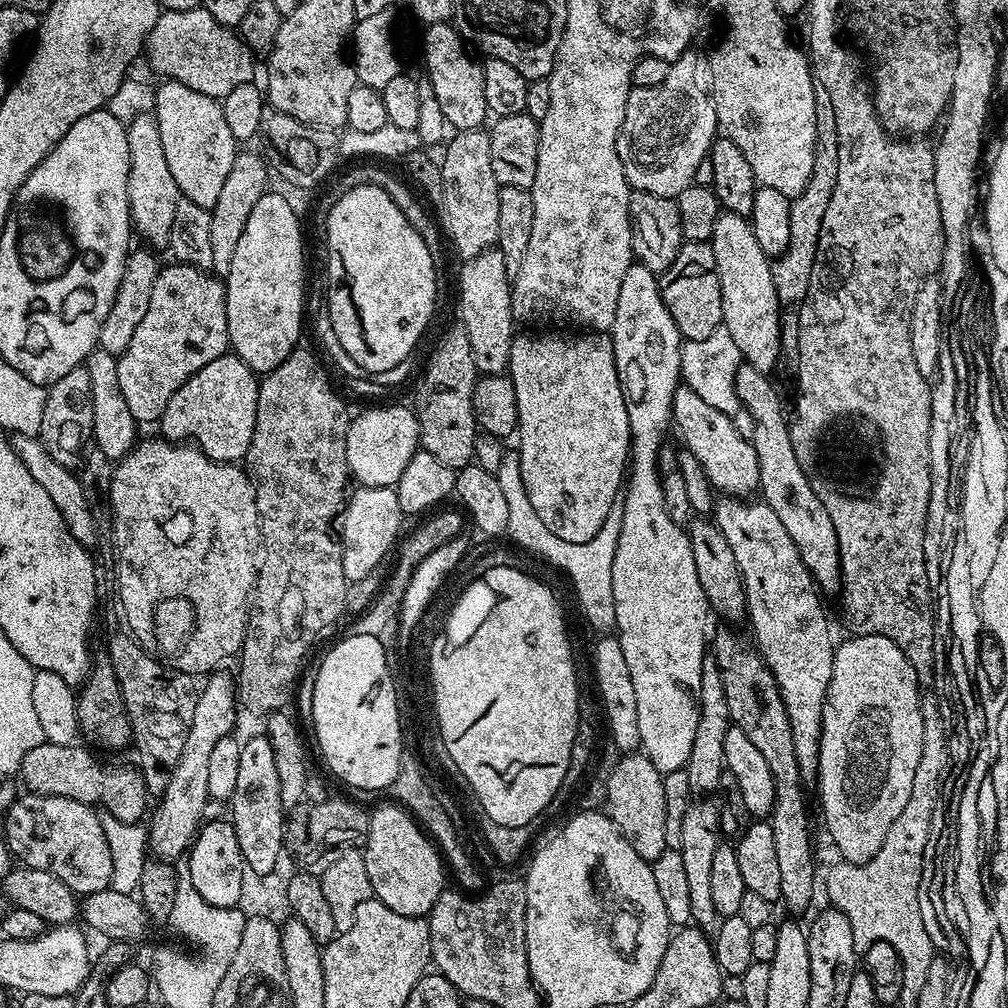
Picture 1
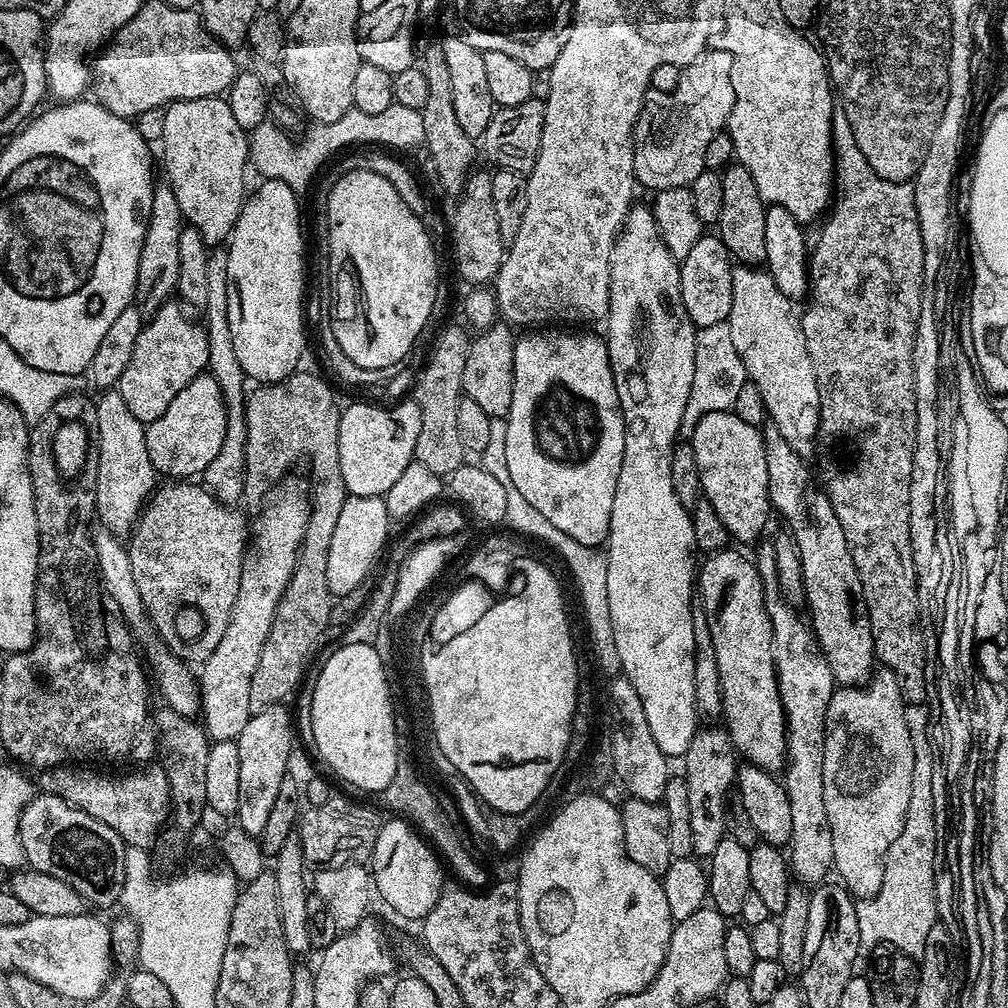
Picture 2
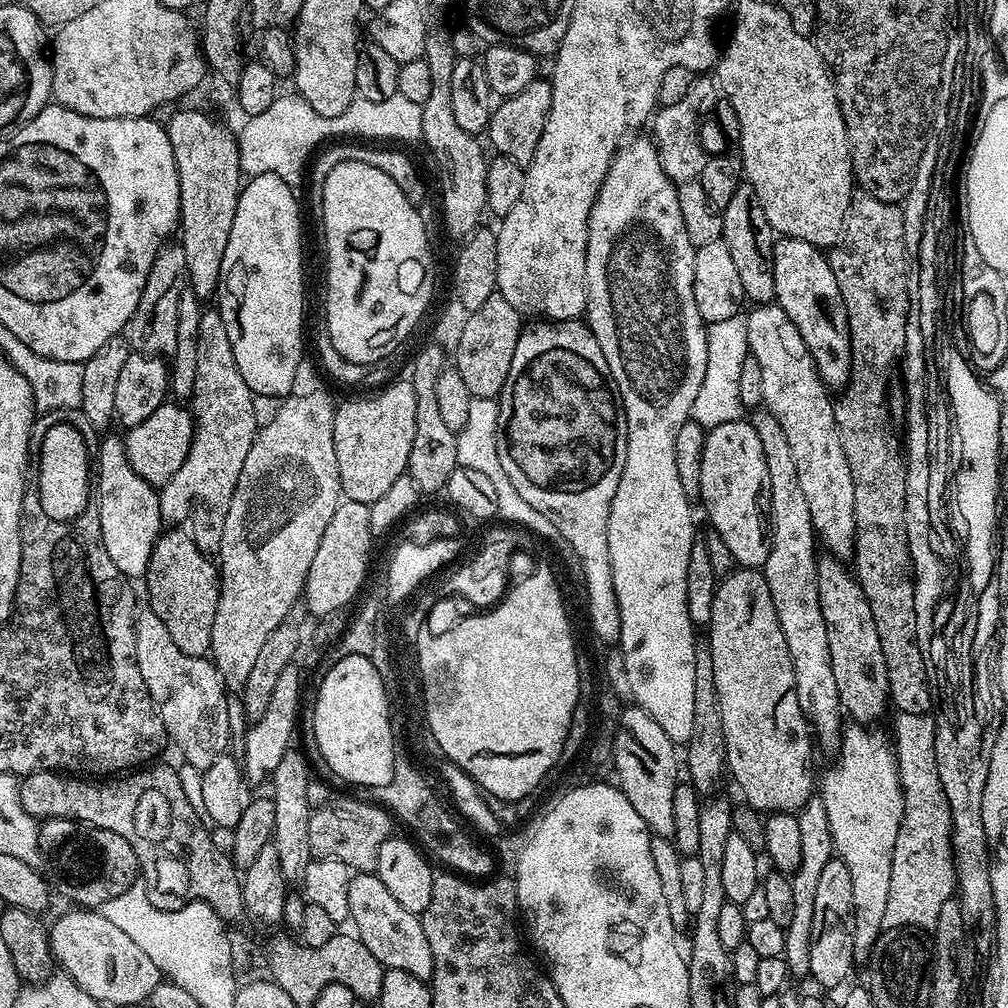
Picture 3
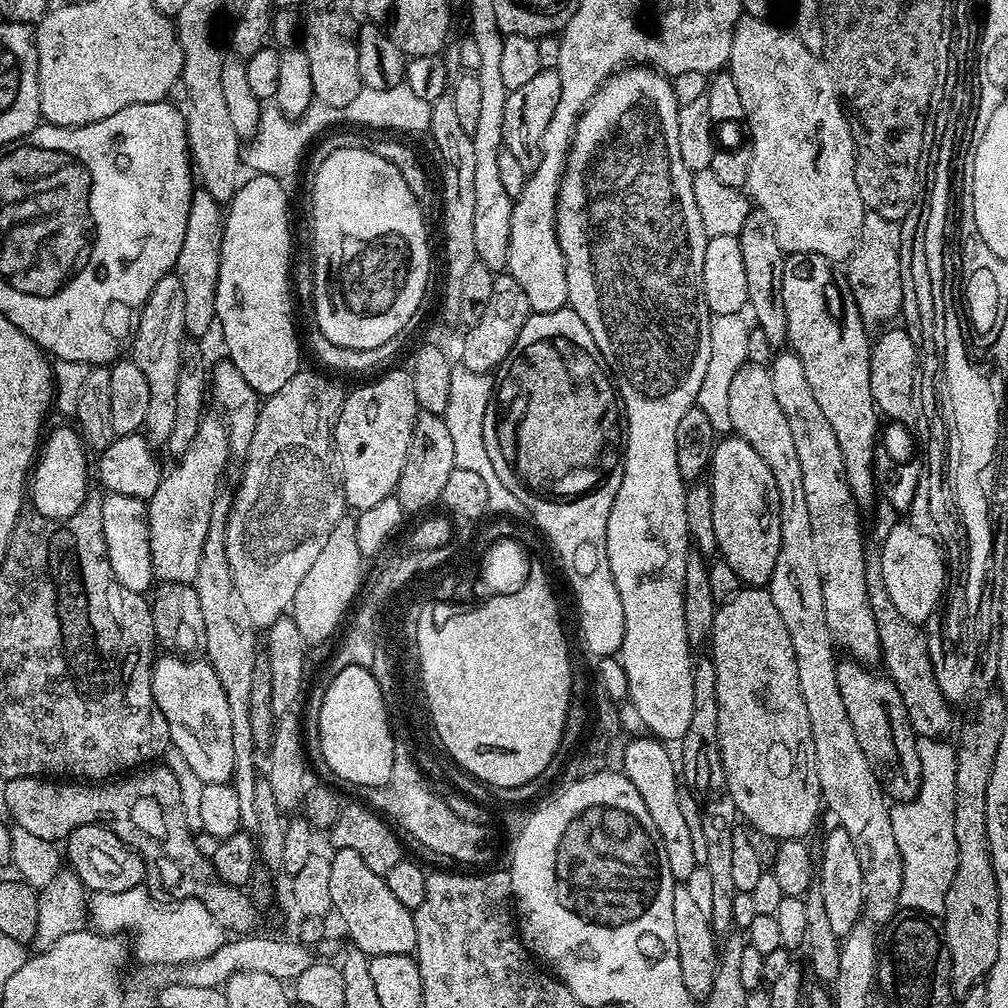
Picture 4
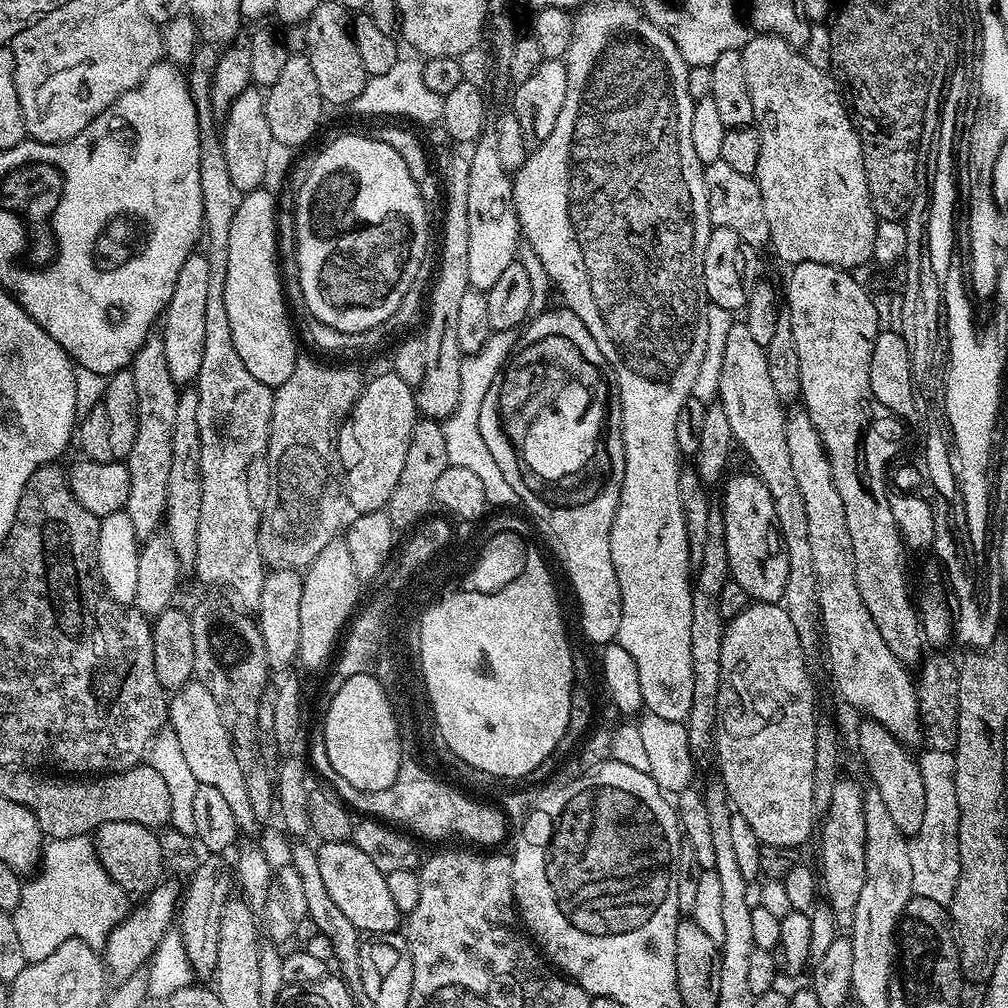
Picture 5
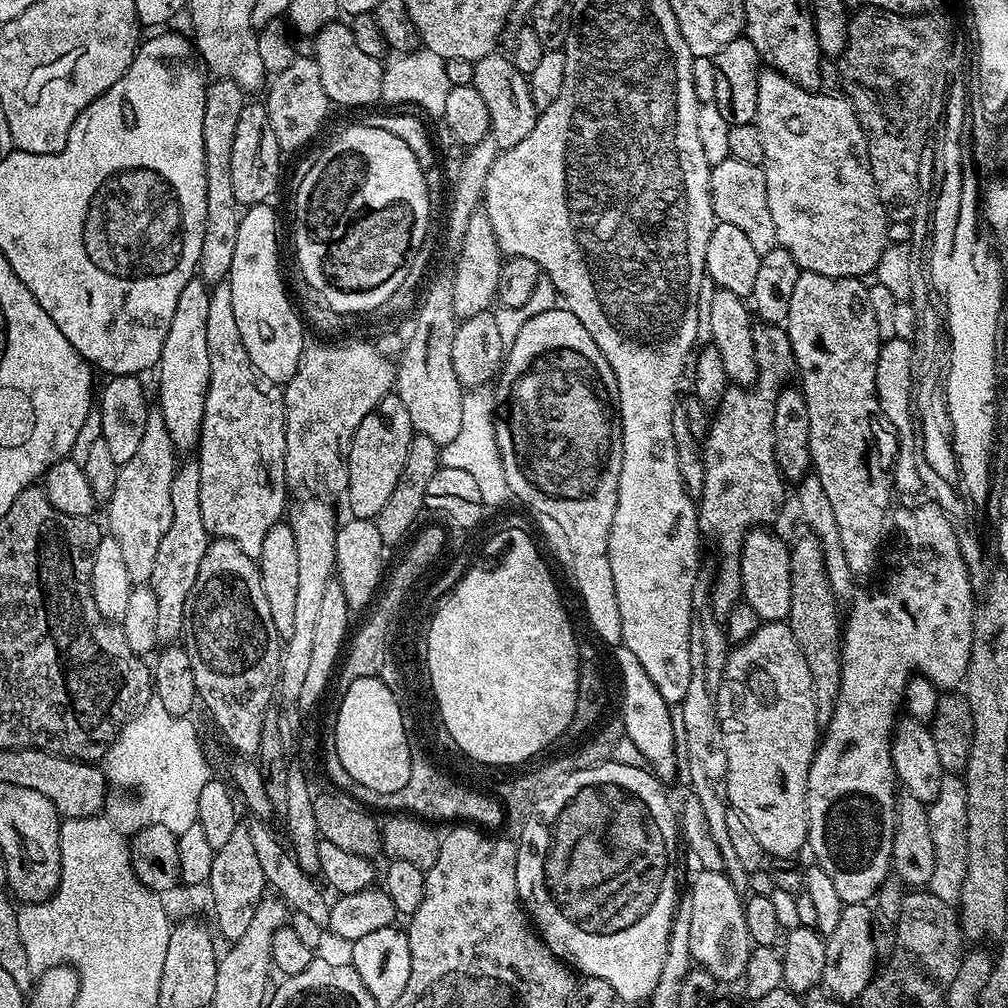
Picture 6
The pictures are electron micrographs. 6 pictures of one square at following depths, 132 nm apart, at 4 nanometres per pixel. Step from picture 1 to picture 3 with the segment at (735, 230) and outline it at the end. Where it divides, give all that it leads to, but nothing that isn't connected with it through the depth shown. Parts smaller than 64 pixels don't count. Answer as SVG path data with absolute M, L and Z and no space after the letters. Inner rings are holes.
M775 302L770 304L758 304L751 310L753 312L750 314L747 313L746 316L746 338L748 339L749 353L758 360L758 364L762 370L763 407L774 418L778 418L778 426L782 426L782 430L786 430L786 442L790 442L790 454L794 454L794 462L798 466L798 482L802 485L802 494L806 494L806 506L810 506L812 526L816 529L816 535L819 543L822 545L823 551L829 556L835 556L838 560L843 560L845 562L851 561L856 551L856 527L854 526L854 478L850 478L850 462L846 458L846 450L842 450L842 438L836 429L833 397L828 397L828 395L830 395L829 389L822 381L820 381L820 376L816 372L816 364L812 360L810 350L806 346L806 342L802 342L802 334L798 334L798 326L794 326L794 322L790 322L786 310L782 310L780 305Z

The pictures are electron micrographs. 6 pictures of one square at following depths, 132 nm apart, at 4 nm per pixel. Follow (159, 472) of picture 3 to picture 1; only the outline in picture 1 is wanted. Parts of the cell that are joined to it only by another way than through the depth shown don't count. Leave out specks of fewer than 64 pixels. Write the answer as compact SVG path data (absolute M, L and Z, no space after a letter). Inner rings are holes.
M225 354L206 362L198 374L189 378L166 402L166 410L158 421L159 435L173 442L191 442L211 460L222 464L240 462L247 457L254 438L254 418L258 406L260 380L242 358Z

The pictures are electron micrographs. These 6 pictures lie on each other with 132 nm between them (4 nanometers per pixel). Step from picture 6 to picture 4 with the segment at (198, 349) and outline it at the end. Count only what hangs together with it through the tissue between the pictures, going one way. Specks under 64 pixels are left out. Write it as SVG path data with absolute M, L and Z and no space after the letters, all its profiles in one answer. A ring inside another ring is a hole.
M197 187L192 193L190 218L186 218L186 238L182 238L182 251L178 254L174 274L182 282L186 297L185 333L189 337L204 336L213 331L216 324L216 291L218 270L222 258L222 234L224 233L225 209L207 190Z

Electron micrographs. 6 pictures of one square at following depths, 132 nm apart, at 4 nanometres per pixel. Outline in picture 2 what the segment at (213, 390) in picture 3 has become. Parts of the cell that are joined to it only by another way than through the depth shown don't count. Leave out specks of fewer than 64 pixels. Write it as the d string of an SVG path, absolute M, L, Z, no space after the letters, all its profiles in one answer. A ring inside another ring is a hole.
M216 246L209 251L206 270L208 272L208 296L206 310L202 314L202 323L208 335L208 367L207 375L218 382L224 395L224 404L228 408L228 425L226 438L222 442L222 450L214 462L202 474L202 480L213 496L222 504L235 505L236 499L244 496L244 443L246 442L246 418L244 402L246 399L246 377L242 366L238 366L238 357L234 354L234 342L230 342L230 318L228 317L228 279L226 278L226 262L228 250L224 246Z

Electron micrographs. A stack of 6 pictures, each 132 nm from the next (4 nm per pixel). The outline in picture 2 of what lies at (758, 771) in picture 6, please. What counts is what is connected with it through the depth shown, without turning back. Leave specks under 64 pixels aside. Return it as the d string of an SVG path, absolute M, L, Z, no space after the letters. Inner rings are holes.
M732 551L705 555L698 568L698 596L704 599L702 607L709 619L721 675L722 720L737 753L747 763L776 774L788 759L788 731L776 681L764 580L749 557L747 560L742 553Z

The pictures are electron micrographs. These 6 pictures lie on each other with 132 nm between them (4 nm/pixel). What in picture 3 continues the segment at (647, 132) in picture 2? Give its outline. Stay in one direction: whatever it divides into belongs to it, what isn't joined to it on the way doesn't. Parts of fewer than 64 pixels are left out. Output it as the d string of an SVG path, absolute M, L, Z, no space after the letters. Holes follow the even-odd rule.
M700 74L693 79L686 98L674 102L674 106L660 108L651 117L651 139L656 141L656 149L662 162L662 170L666 170L668 177L676 184L699 177L706 159L706 151L700 145L700 119L711 113L716 107L718 99L718 85L711 75Z

